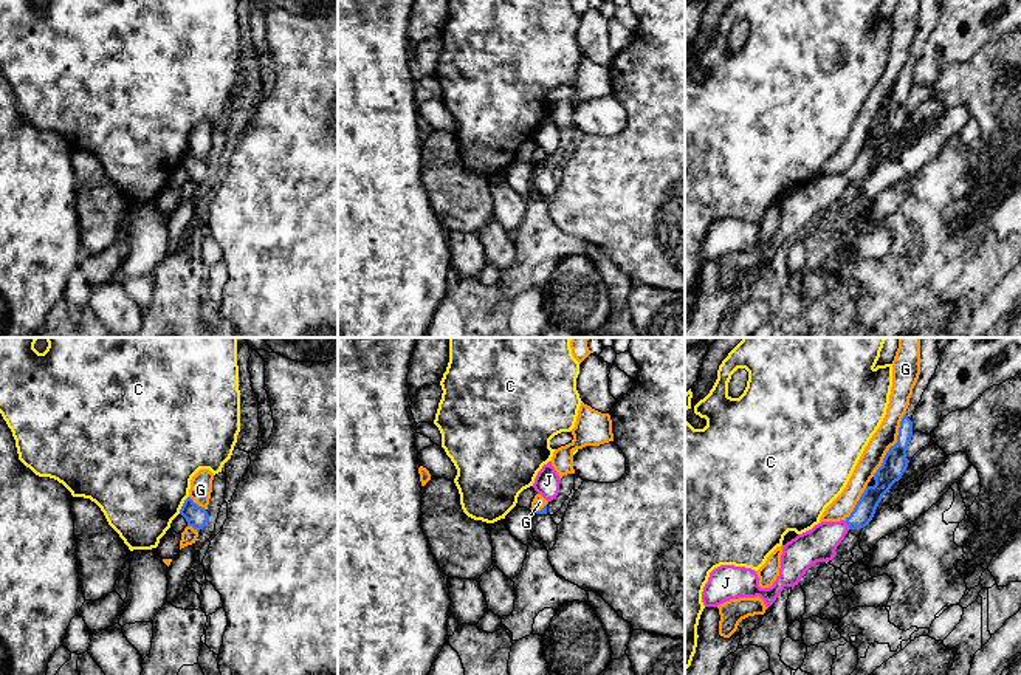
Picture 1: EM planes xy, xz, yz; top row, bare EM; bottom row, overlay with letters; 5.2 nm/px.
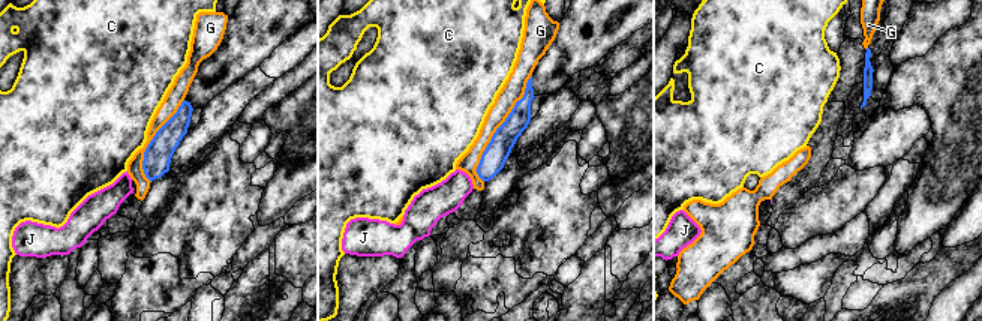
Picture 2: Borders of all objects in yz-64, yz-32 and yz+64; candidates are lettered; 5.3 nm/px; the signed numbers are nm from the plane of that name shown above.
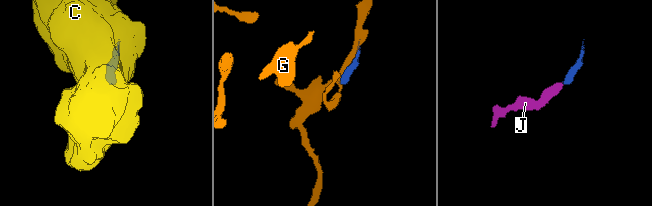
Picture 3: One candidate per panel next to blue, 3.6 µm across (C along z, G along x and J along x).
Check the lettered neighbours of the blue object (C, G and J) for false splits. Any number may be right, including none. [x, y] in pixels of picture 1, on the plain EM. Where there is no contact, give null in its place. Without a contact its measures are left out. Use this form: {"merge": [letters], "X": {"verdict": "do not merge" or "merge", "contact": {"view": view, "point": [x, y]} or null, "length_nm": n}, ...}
{"merge": ["J"], "C": {"verdict": "do not merge", "contact": {"view": "xy", "point": [183, 158]}, "length_nm": 110}, "G": {"verdict": "do not merge", "contact": {"view": "yz", "point": [894, 98]}, "length_nm": 380}, "J": {"verdict": "merge", "contact": {"view": "yz", "point": [848, 177]}, "length_nm": 50}}

